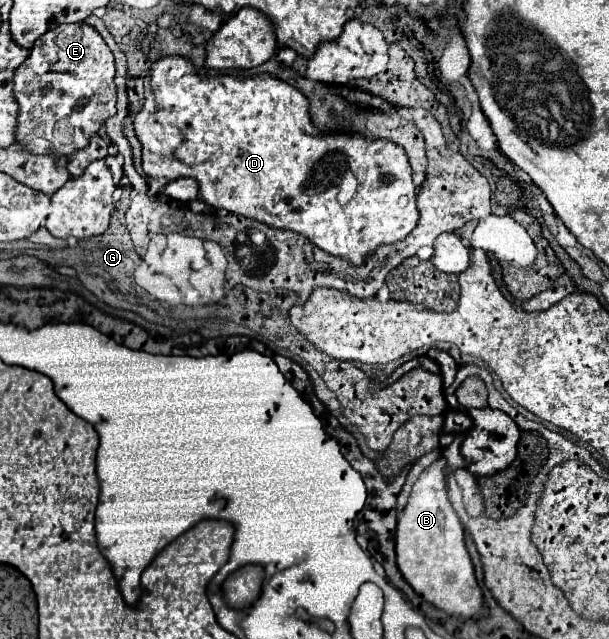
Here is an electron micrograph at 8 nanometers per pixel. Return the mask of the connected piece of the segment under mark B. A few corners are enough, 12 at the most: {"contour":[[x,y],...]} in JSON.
{"contour":[[445,458],[397,518],[397,566],[429,604],[485,616]]}

